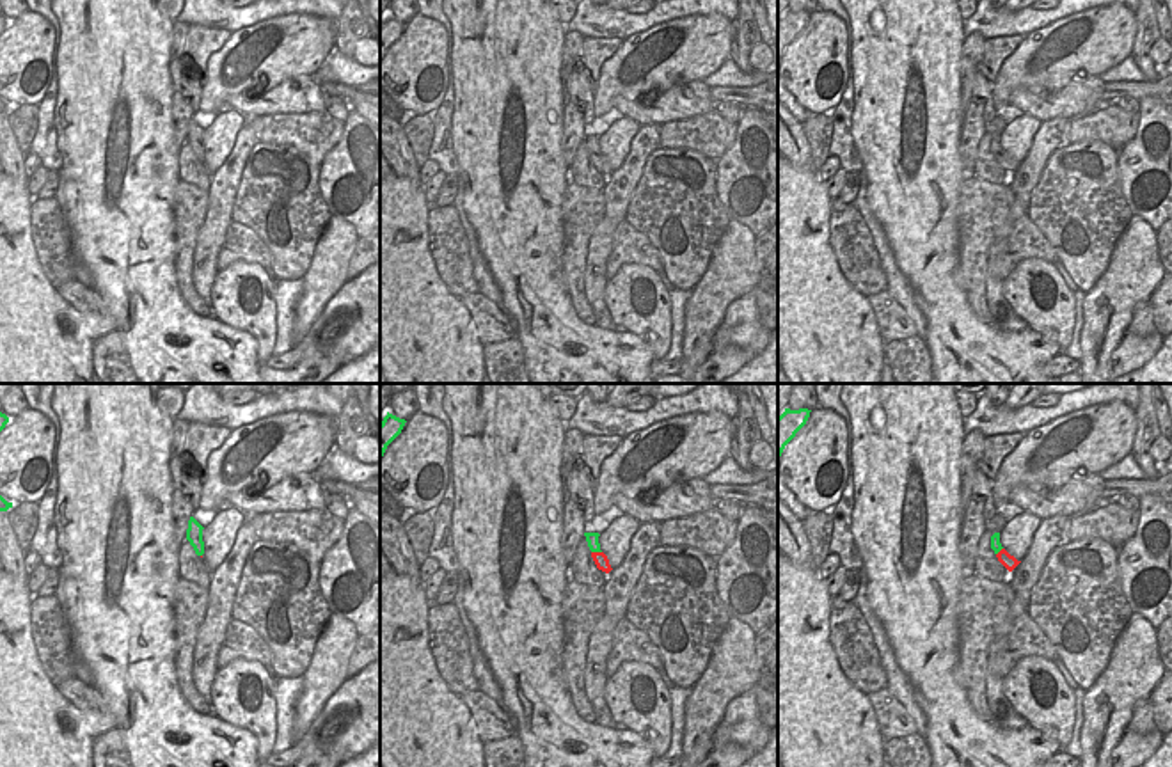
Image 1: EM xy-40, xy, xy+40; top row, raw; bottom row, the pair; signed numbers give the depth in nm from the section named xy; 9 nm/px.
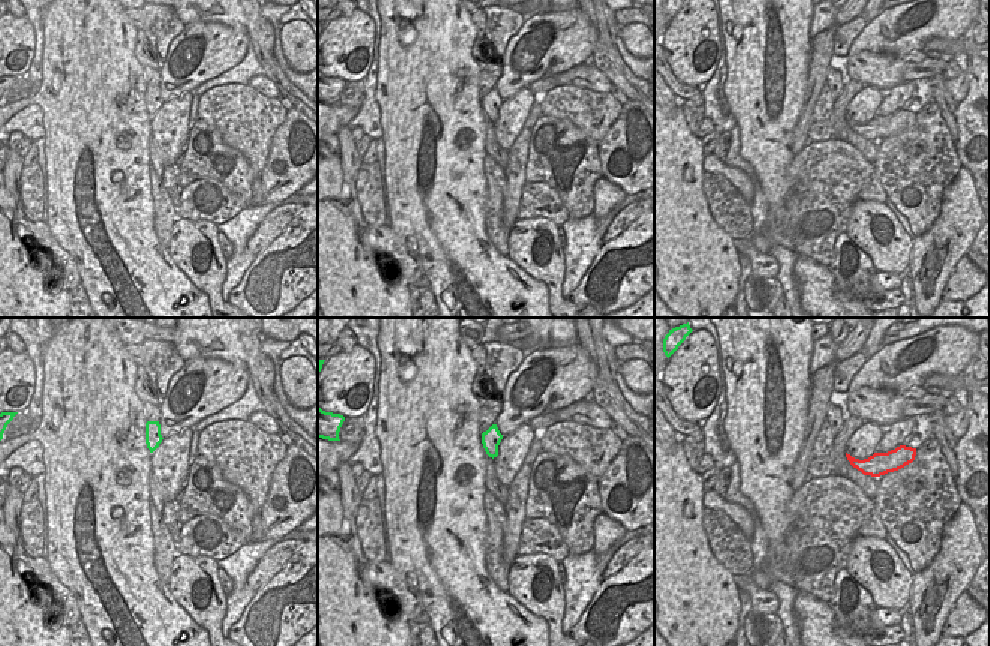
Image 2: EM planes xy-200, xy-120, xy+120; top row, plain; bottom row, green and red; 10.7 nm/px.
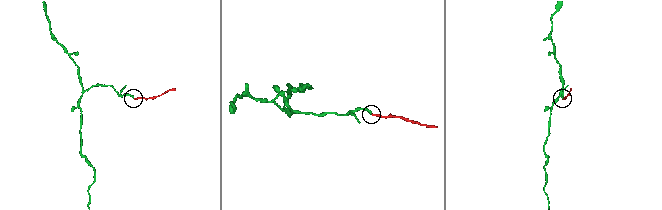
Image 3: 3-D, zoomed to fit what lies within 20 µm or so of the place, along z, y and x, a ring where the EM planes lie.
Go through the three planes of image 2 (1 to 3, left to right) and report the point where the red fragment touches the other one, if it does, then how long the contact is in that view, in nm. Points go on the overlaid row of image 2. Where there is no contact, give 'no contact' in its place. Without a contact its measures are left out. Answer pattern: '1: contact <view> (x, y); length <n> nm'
1: no contact
2: no contact
3: no contact

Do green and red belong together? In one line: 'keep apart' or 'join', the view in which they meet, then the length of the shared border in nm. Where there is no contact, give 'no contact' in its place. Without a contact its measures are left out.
join | xy | 100 nm

